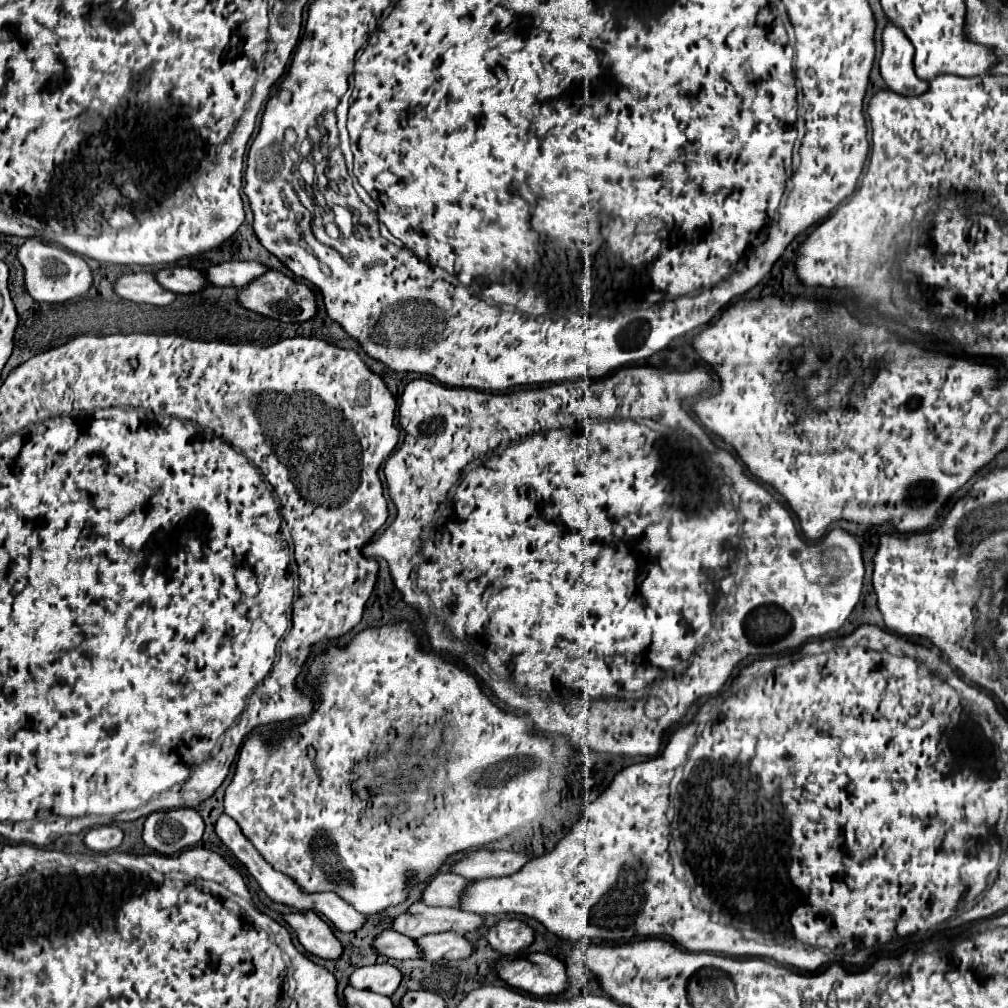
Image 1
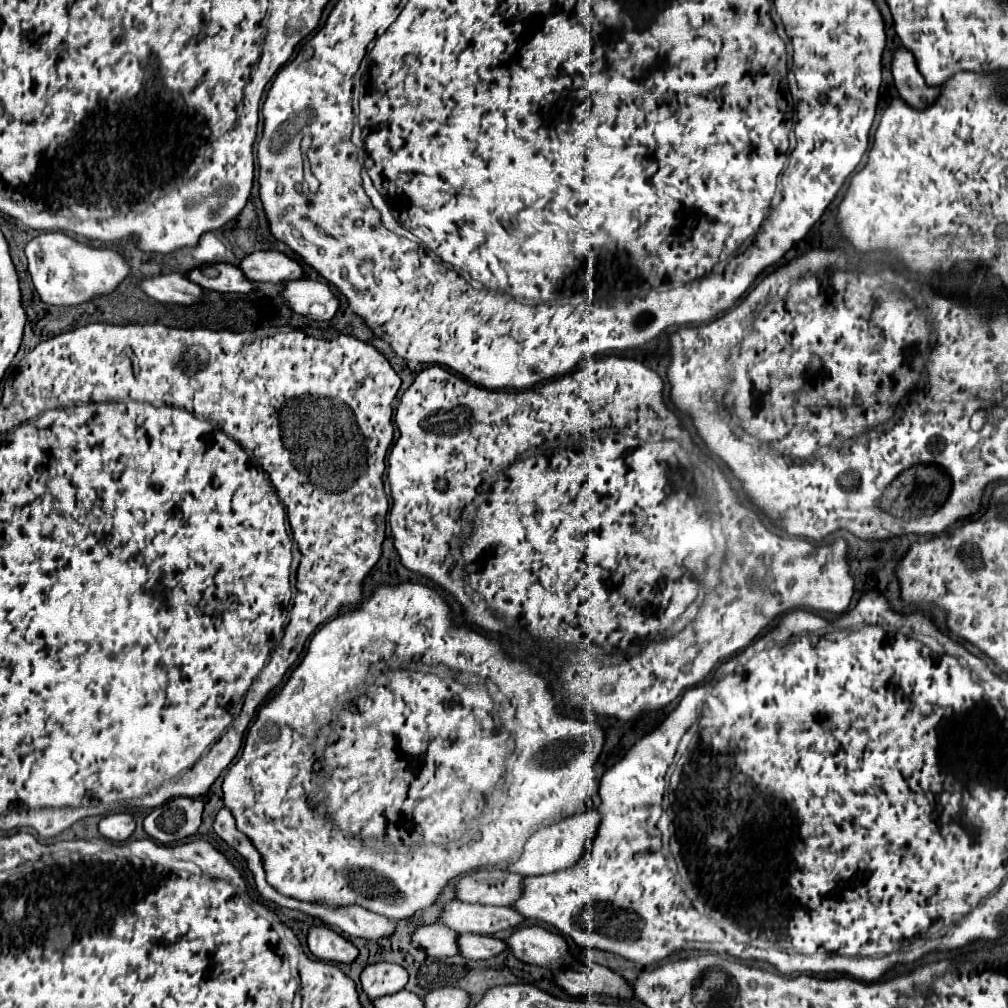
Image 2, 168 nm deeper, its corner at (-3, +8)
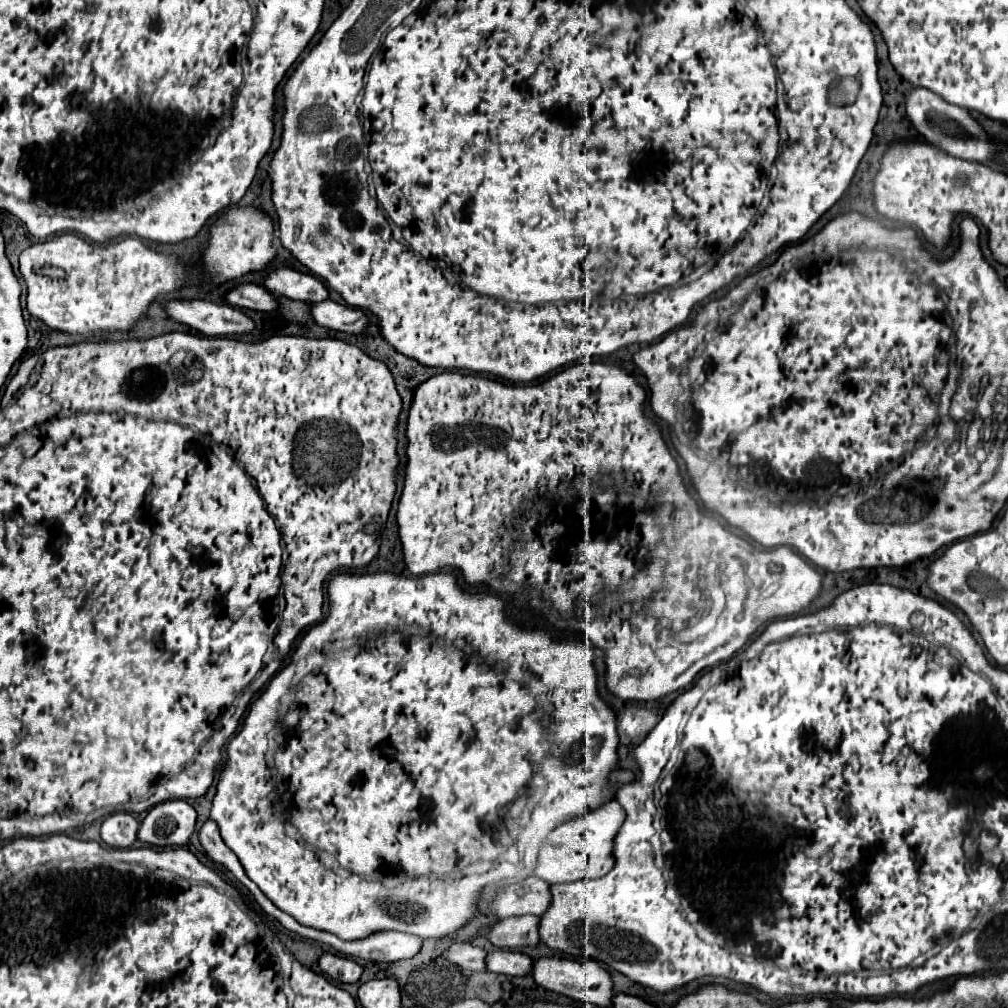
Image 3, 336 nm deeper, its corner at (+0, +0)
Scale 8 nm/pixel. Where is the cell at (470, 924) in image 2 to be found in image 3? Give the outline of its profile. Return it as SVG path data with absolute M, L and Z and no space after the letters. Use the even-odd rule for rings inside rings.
M539 916L501 918L489 928L487 940L497 948L535 946L539 942L537 922L539 922Z

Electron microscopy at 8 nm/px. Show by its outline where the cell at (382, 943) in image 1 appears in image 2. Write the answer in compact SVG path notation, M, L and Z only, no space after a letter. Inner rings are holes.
M432 924L432 926L420 926L414 932L412 942L418 944L428 956L446 958L446 956L460 954L458 936L460 936L458 932L454 932L452 928L448 928L444 924Z

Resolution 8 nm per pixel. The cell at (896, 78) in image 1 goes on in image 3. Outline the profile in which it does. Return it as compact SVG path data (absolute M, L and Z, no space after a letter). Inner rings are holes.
M913 86L905 94L905 108L907 108L907 116L909 116L911 124L917 128L917 132L929 144L935 144L935 146L943 148L949 154L959 154L961 158L985 162L985 160L989 160L993 156L993 152L997 148L987 138L987 134L983 132L983 128L969 116L969 112L965 108L959 108L959 106L953 106L949 102L943 102L943 98L939 98L937 94L929 92L925 88Z

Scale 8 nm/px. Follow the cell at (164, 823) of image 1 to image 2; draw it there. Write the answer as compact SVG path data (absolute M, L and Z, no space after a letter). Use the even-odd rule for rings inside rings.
M172 798L154 808L146 820L144 830L160 844L170 844L196 834L202 820L204 802L200 798Z

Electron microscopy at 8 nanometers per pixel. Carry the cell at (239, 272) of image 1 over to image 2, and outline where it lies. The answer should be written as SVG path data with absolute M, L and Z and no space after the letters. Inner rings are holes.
M252 252L240 264L242 272L252 282L292 282L304 278L302 266L282 252Z

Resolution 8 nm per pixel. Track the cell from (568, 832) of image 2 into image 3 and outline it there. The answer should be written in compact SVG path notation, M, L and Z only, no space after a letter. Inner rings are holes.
M611 800L597 810L591 810L575 820L563 822L541 844L539 860L533 876L549 884L563 884L583 878L601 878L613 868L611 846L613 846L613 836L621 828L623 816L625 812L621 810L621 806L617 806L617 802Z

